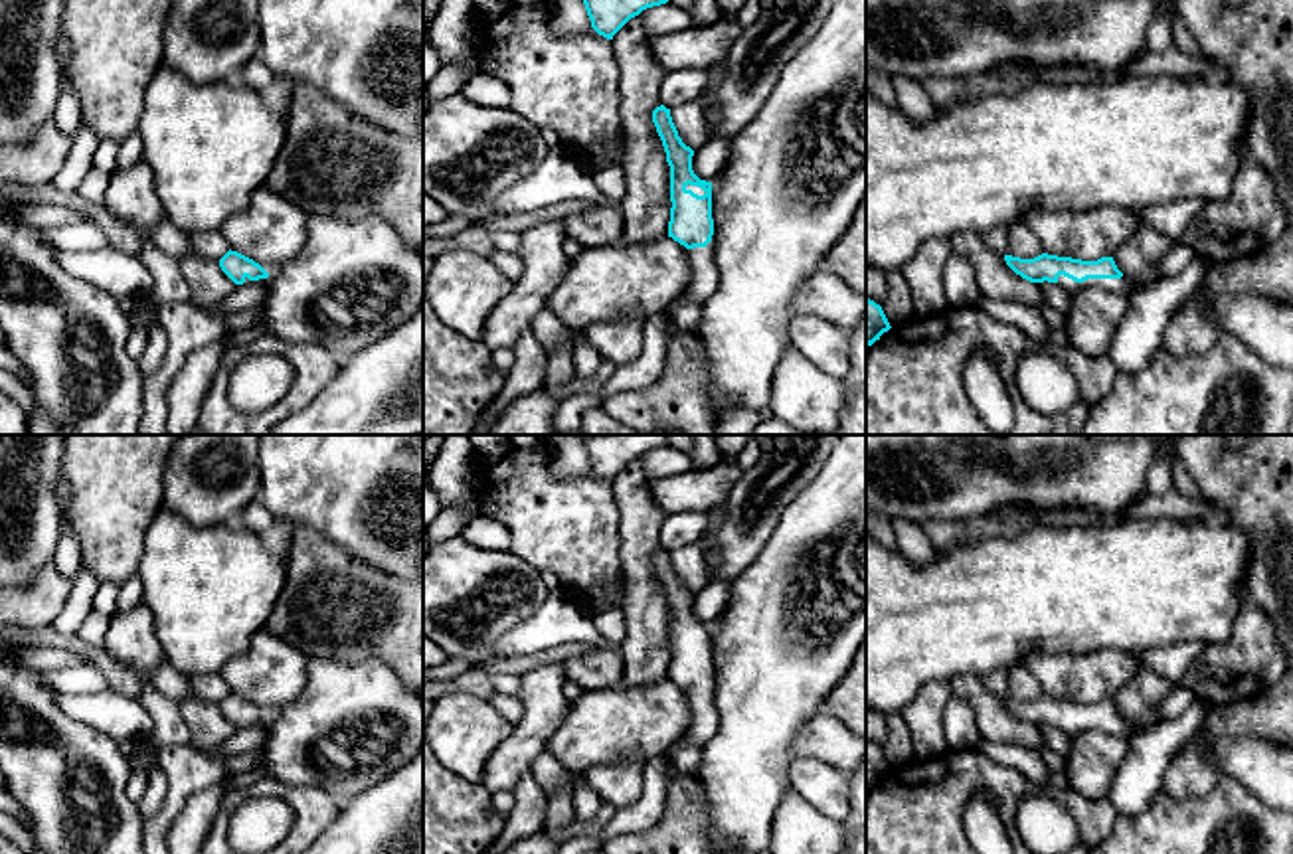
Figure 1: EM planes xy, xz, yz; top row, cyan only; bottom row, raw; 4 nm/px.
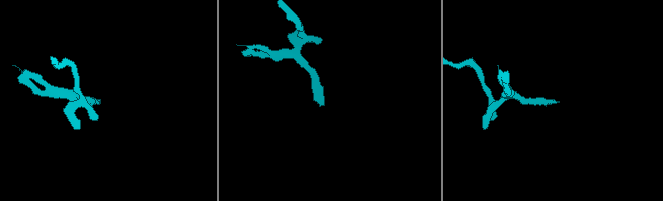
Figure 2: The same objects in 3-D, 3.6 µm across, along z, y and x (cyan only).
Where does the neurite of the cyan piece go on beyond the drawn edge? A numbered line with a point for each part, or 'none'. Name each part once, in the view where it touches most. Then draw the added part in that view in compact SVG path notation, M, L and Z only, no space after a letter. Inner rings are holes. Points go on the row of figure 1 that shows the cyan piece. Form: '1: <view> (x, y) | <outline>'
1: yz (1123, 285) | M1064 275L1058 277L1058 285L1070 293L1076 293L1079 289L1105 289L1111 293L1119 293L1119 295L1131 295L1133 291L1137 291L1139 287L1129 279L1129 277L1121 277L1121 279L1087 279L1083 283L1076 283Z

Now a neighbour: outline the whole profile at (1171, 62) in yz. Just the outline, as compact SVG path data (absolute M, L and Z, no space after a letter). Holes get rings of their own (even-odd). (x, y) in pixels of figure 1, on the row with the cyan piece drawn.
M1170 45L1164 51L1147 51L1137 55L1121 73L1105 75L1089 67L1060 65L1060 67L1032 67L1016 65L1006 71L1016 71L1022 81L1048 81L1048 83L1099 83L1113 77L1180 77L1180 79L1224 79L1224 69L1204 57L1192 57L1178 47Z

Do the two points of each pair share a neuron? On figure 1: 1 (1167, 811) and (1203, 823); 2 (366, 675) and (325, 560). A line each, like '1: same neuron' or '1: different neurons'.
1: same neuron
2: different neurons

